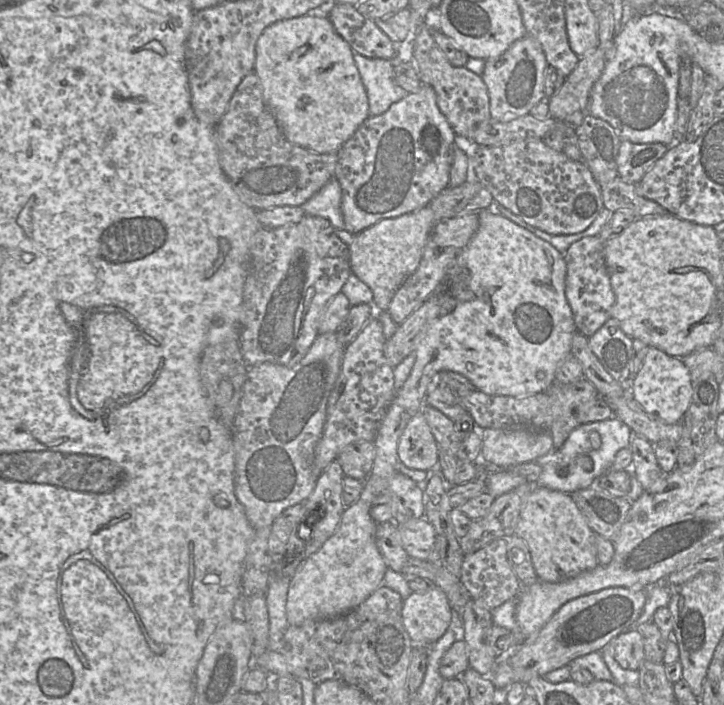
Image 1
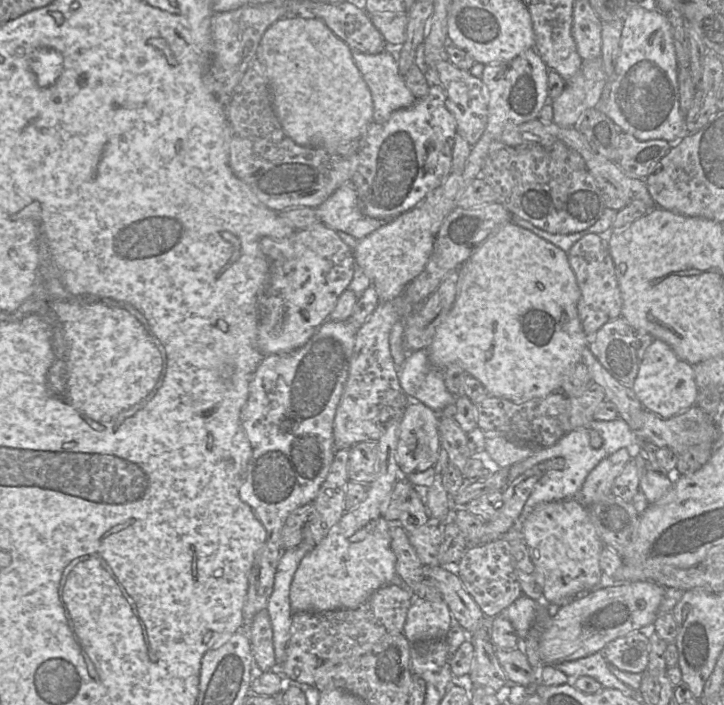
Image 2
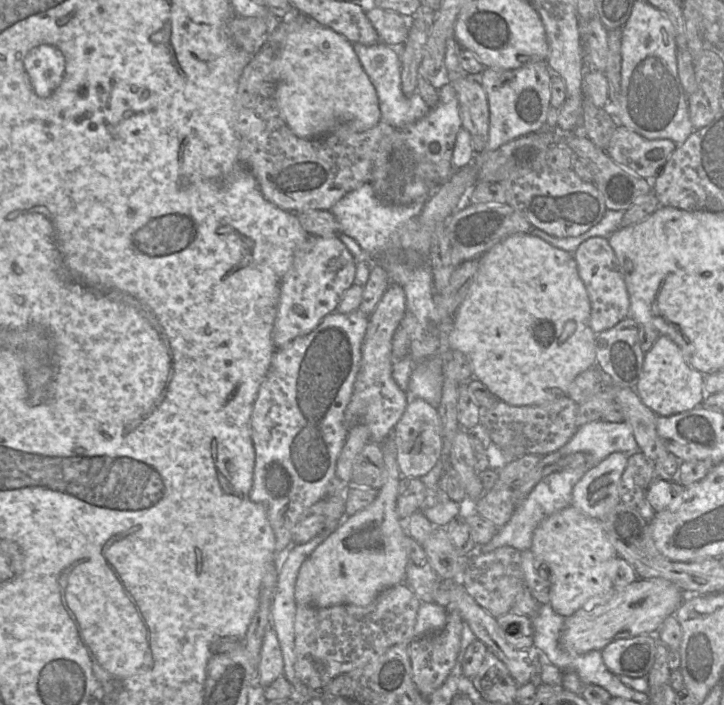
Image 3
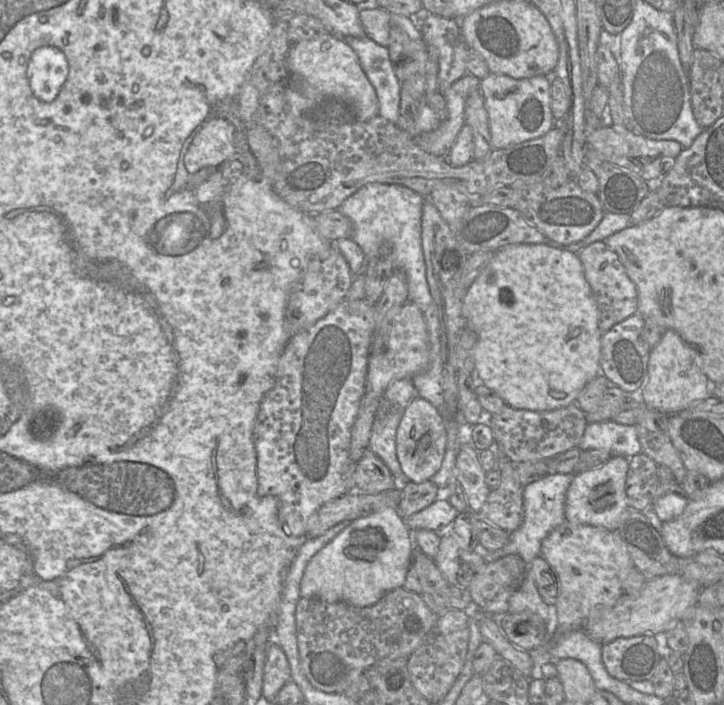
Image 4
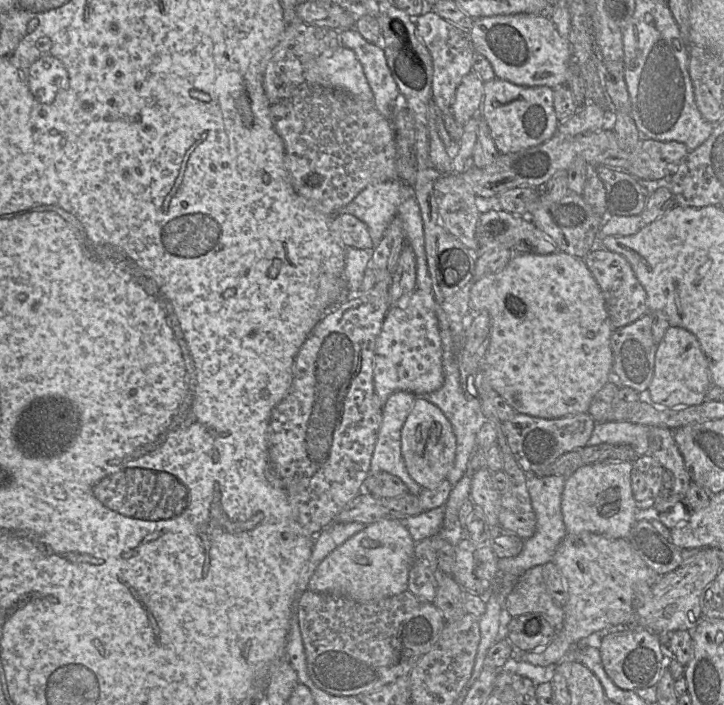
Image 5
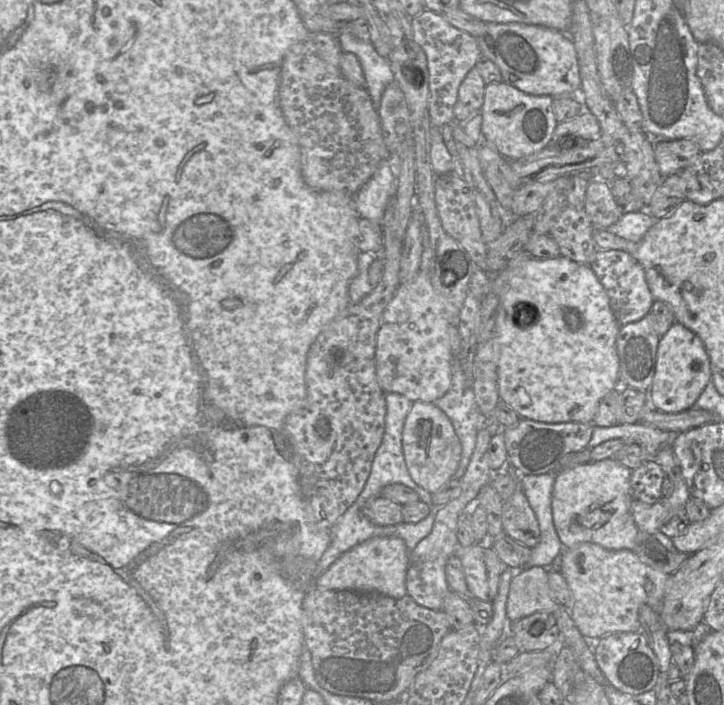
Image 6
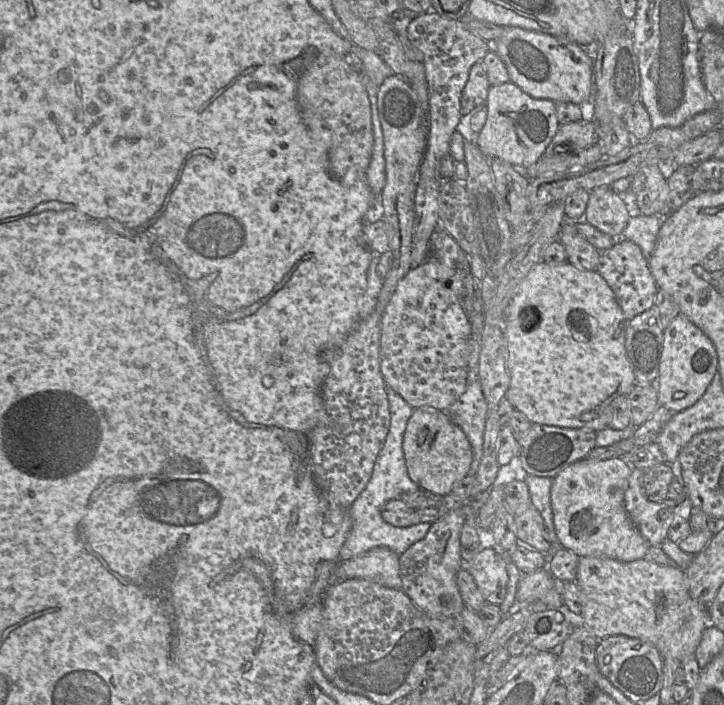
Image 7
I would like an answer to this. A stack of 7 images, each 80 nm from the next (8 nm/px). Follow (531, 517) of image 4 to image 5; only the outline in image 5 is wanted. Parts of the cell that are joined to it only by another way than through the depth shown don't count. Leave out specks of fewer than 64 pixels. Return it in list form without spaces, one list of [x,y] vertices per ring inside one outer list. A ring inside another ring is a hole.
[[[528,475],[526,487],[536,515],[536,531],[532,537],[524,540],[522,551],[517,556],[498,558],[497,566],[500,572],[520,576],[532,567],[552,562],[558,545],[567,534],[561,512],[561,496],[566,478],[557,475]]]

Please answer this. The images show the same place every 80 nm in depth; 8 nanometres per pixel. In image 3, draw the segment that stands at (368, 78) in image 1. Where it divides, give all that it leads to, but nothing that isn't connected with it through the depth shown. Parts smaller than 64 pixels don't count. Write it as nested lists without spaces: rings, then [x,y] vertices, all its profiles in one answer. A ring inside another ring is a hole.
[[[352,43],[352,47],[363,70],[376,90],[381,121],[399,129],[416,122],[429,113],[431,107],[426,104],[417,92],[411,97],[406,97],[403,94],[401,87],[400,59],[391,47],[382,43],[376,43],[371,46]]]

